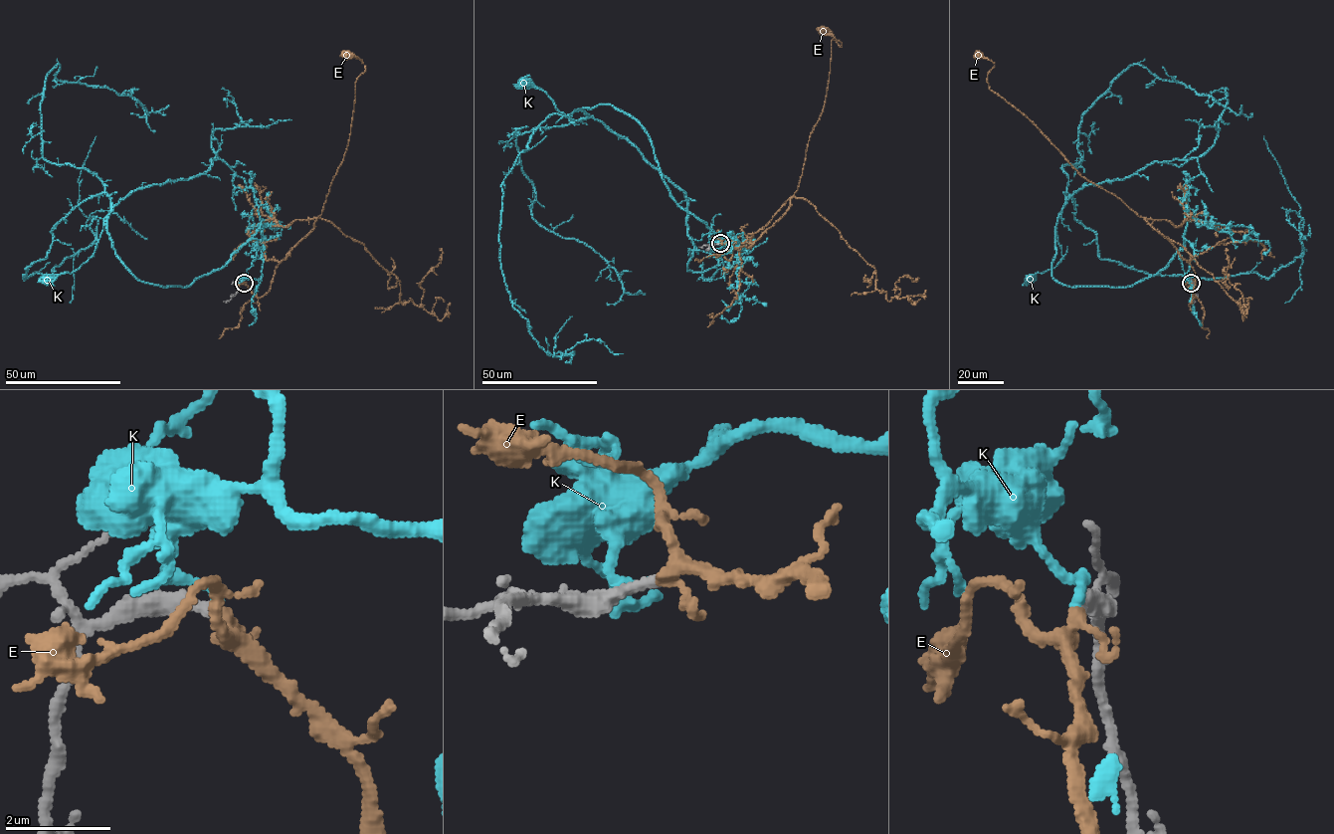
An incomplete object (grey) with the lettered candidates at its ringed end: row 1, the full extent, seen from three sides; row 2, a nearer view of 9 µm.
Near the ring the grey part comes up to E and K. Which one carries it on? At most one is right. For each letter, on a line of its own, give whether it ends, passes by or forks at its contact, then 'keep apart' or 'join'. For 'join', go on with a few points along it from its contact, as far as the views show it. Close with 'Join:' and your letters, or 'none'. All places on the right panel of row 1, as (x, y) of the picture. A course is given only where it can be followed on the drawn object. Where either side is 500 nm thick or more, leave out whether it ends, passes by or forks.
E: it forks | join | via (1191, 283), (1194, 298), (1194, 268), (1176, 248), (1081, 176), (993, 93), (987, 75), (994, 63), (978, 54)
K: it ends | keep apart
Join: E

